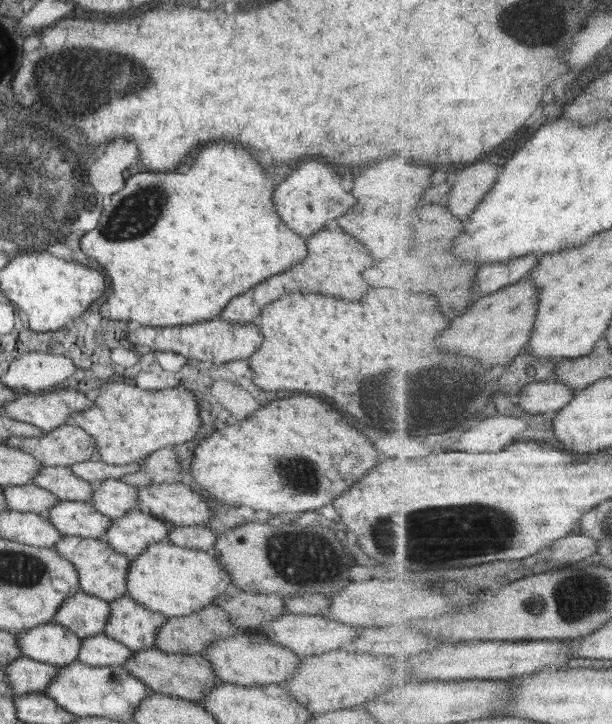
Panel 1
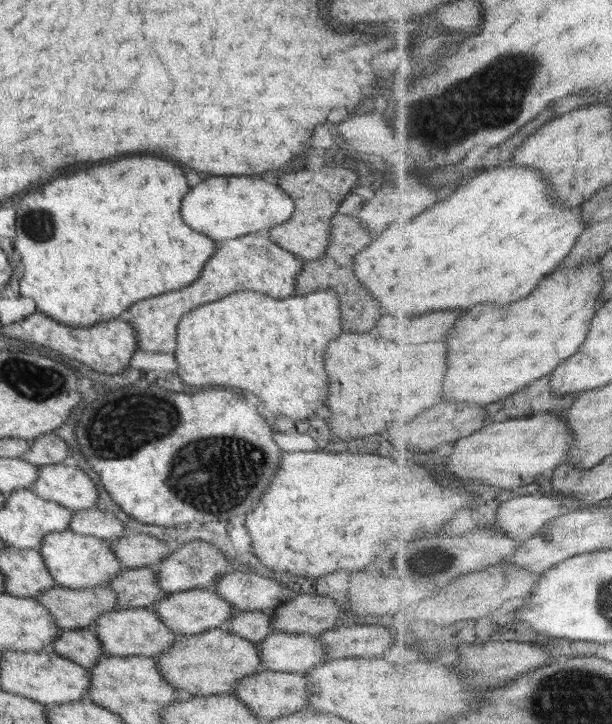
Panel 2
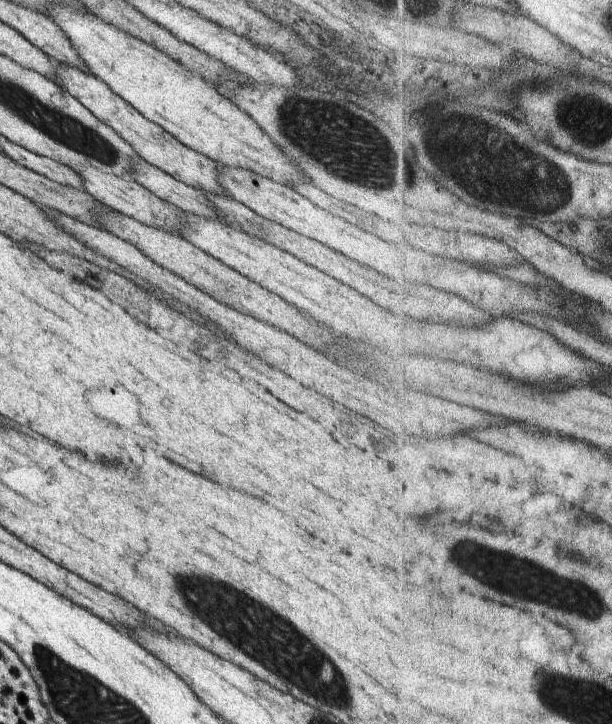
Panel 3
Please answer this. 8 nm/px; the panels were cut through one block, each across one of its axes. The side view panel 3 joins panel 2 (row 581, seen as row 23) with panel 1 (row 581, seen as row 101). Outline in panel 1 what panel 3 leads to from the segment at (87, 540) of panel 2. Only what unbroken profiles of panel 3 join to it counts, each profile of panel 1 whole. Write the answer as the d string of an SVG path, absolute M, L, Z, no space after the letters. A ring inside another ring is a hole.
M160 541L148 545L141 554L130 560L126 573L127 595L148 610L165 617L190 615L206 605L214 604L216 597L222 600L224 593L236 590L224 566L206 551Z

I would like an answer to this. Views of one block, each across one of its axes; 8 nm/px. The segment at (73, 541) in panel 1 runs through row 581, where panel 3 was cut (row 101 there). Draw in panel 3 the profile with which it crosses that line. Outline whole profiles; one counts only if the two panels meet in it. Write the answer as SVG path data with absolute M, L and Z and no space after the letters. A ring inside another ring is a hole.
M58 63L56 83L79 100L100 122L108 124L118 136L122 136L146 162L173 176L176 180L195 189L200 189L206 194L228 196L224 186L220 184L220 172L223 166L215 160L194 152L191 148L178 142L174 136L168 134L155 122L150 122L140 114L129 102L118 96L105 82L93 74L86 74L74 66Z

